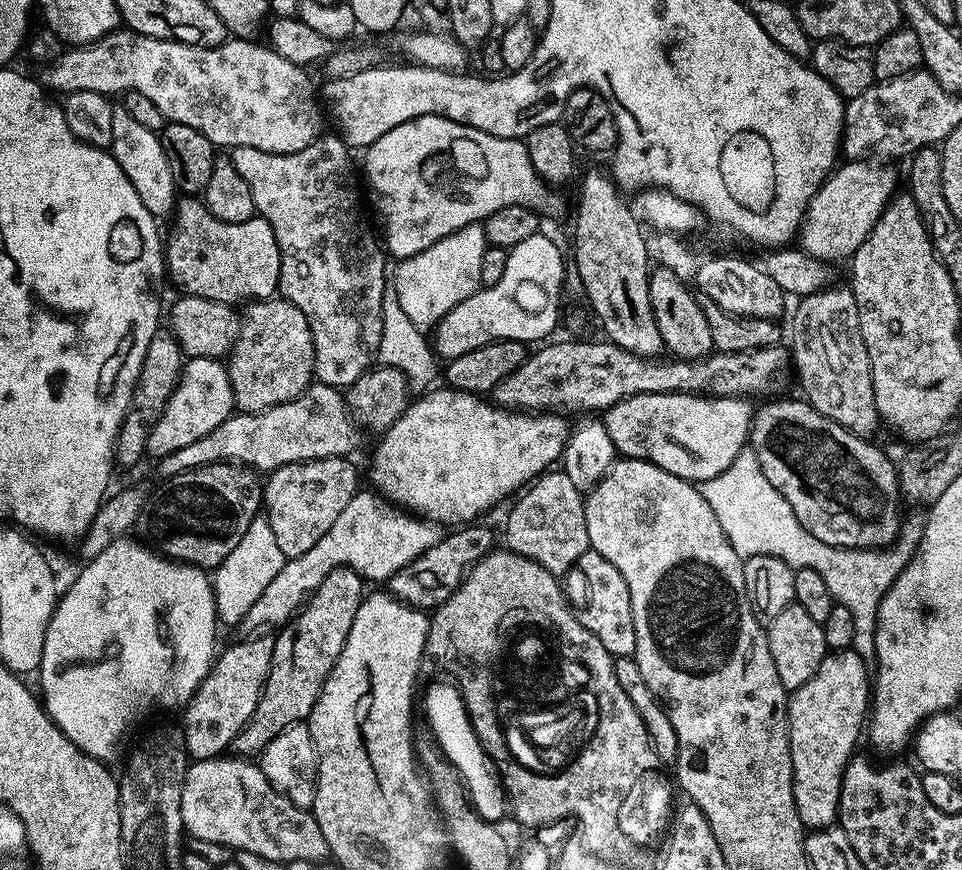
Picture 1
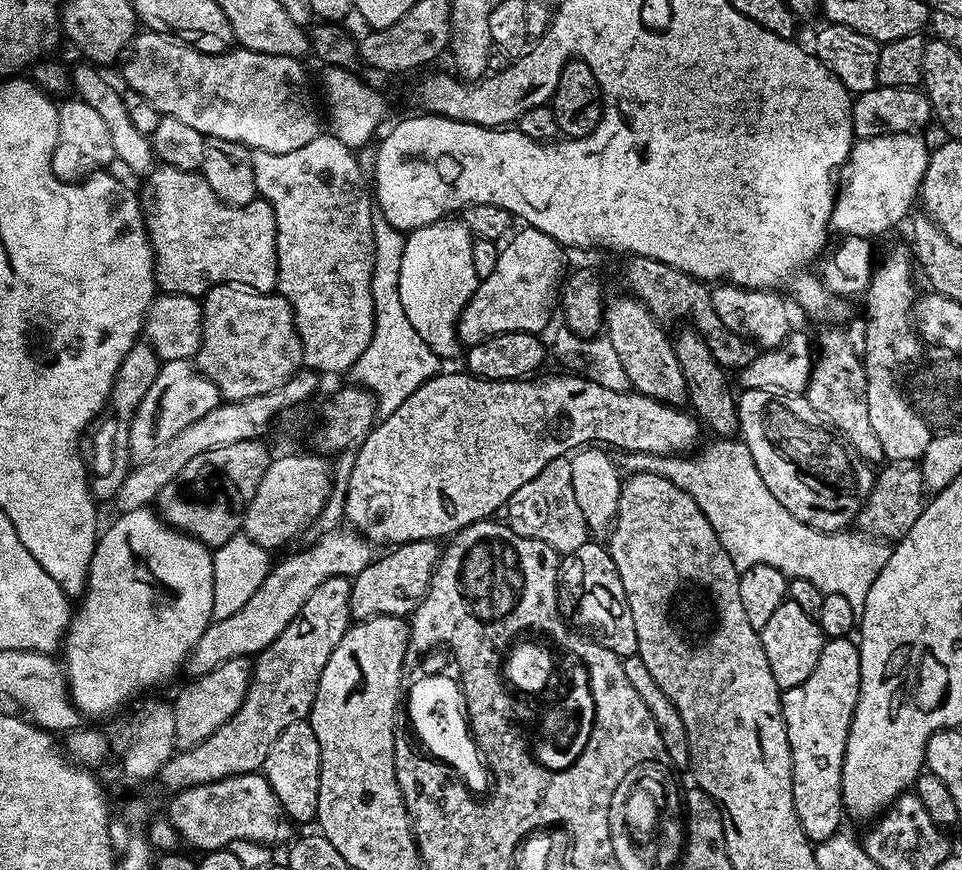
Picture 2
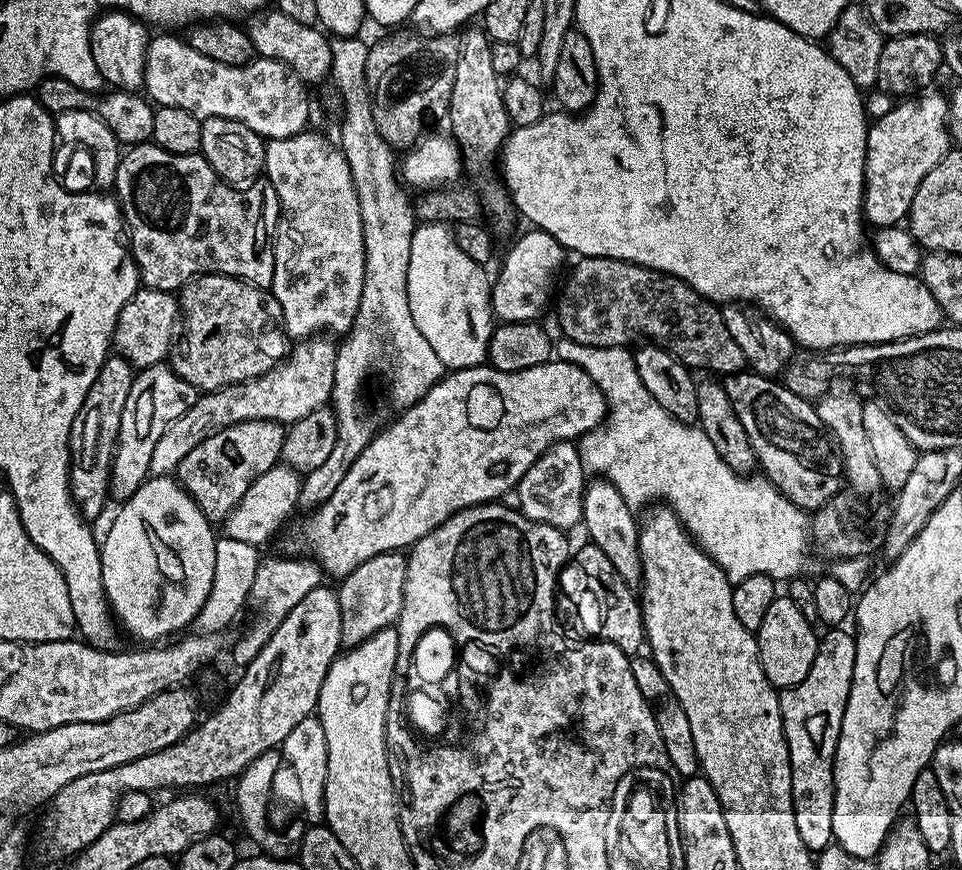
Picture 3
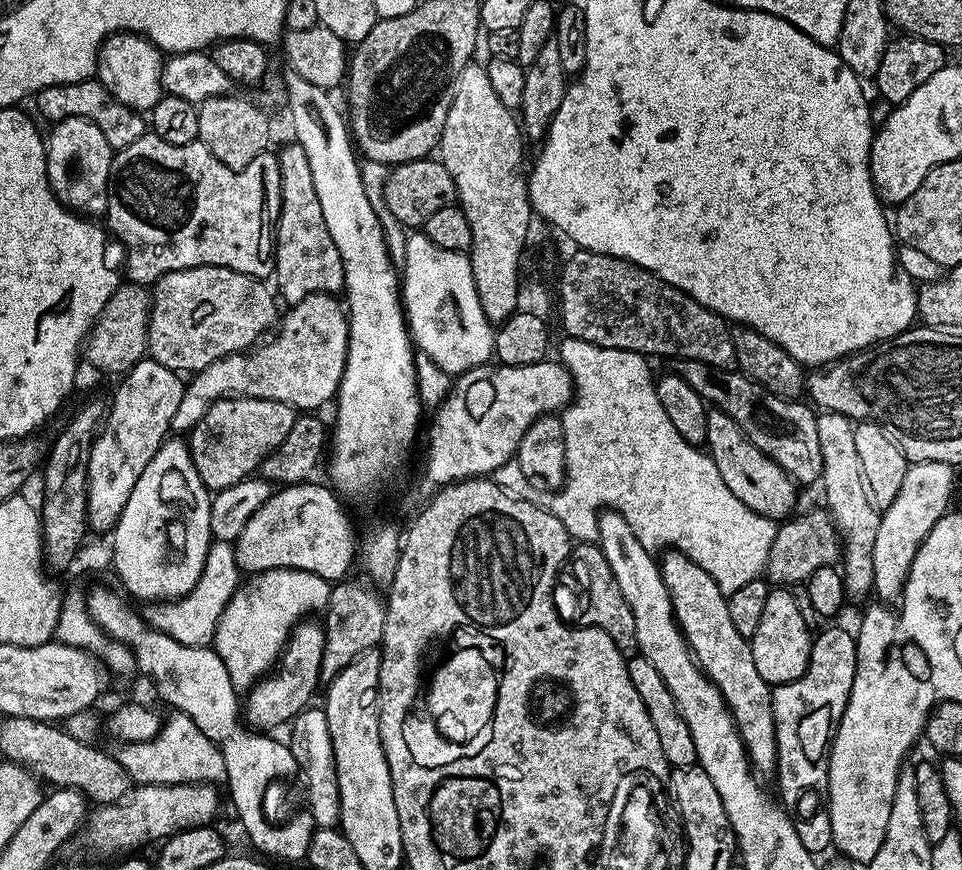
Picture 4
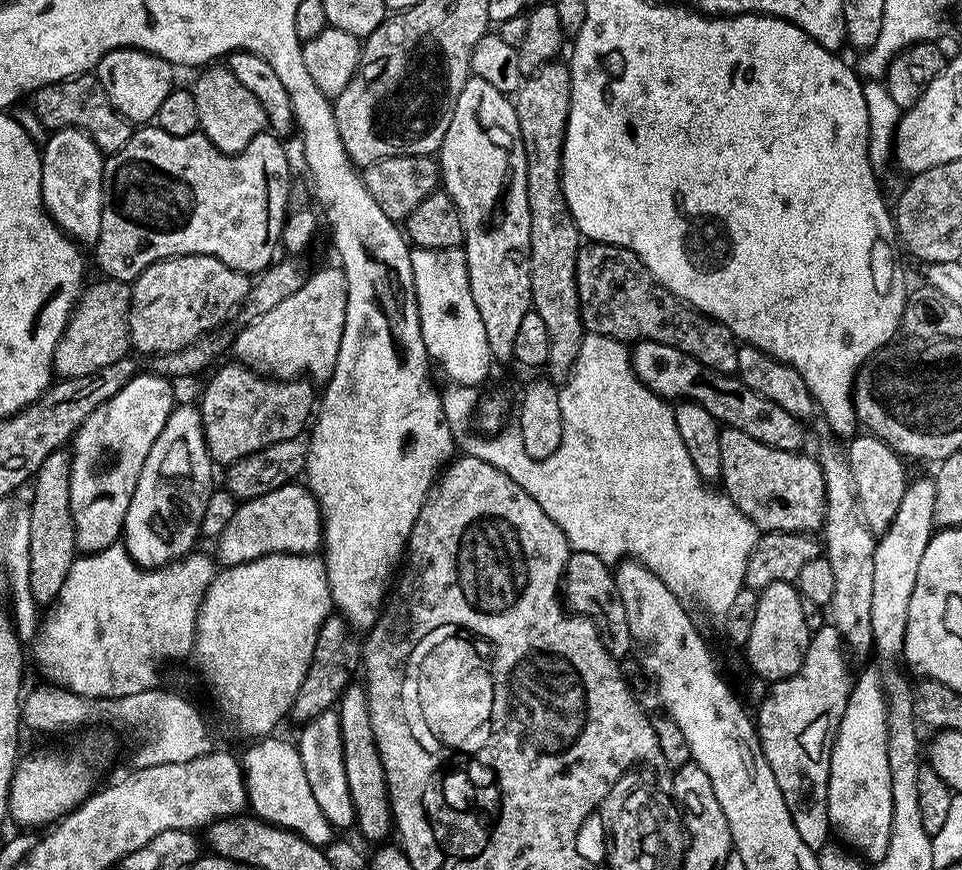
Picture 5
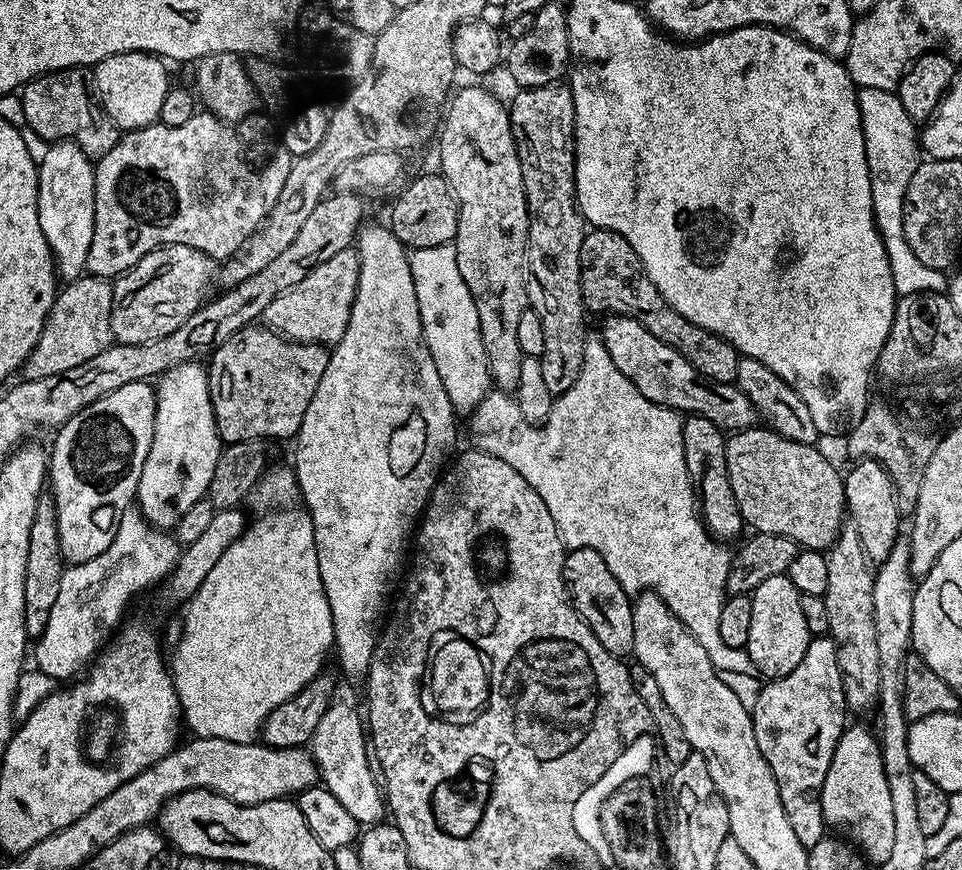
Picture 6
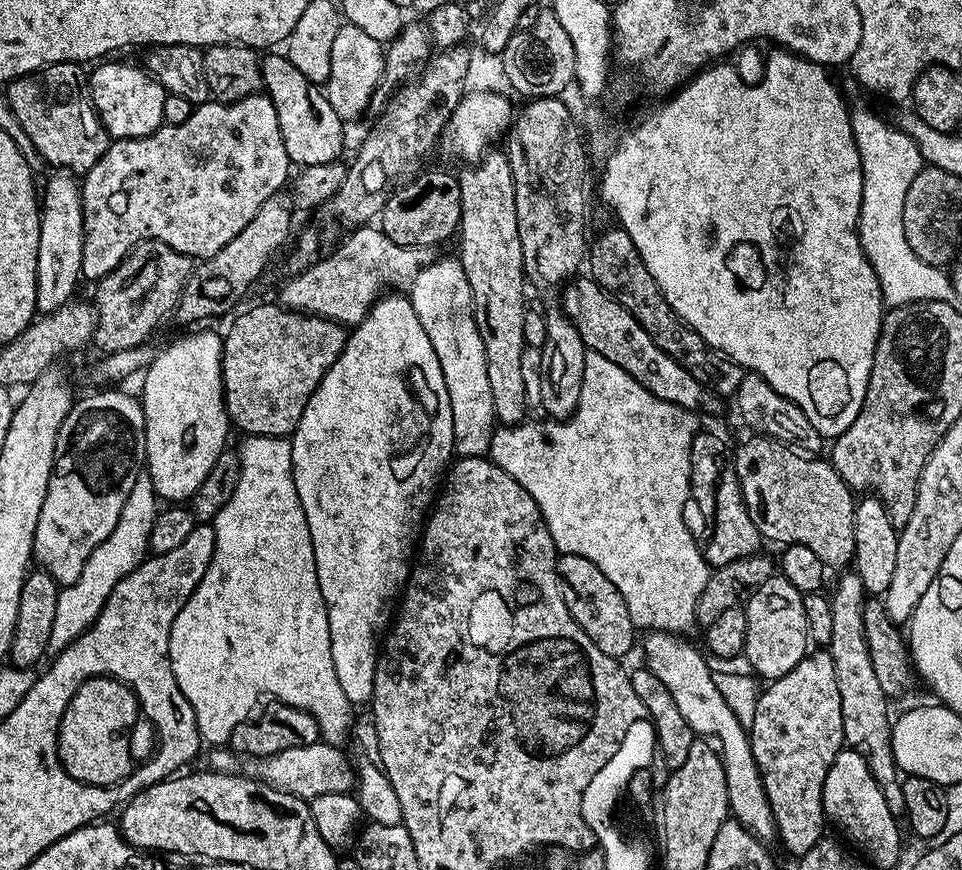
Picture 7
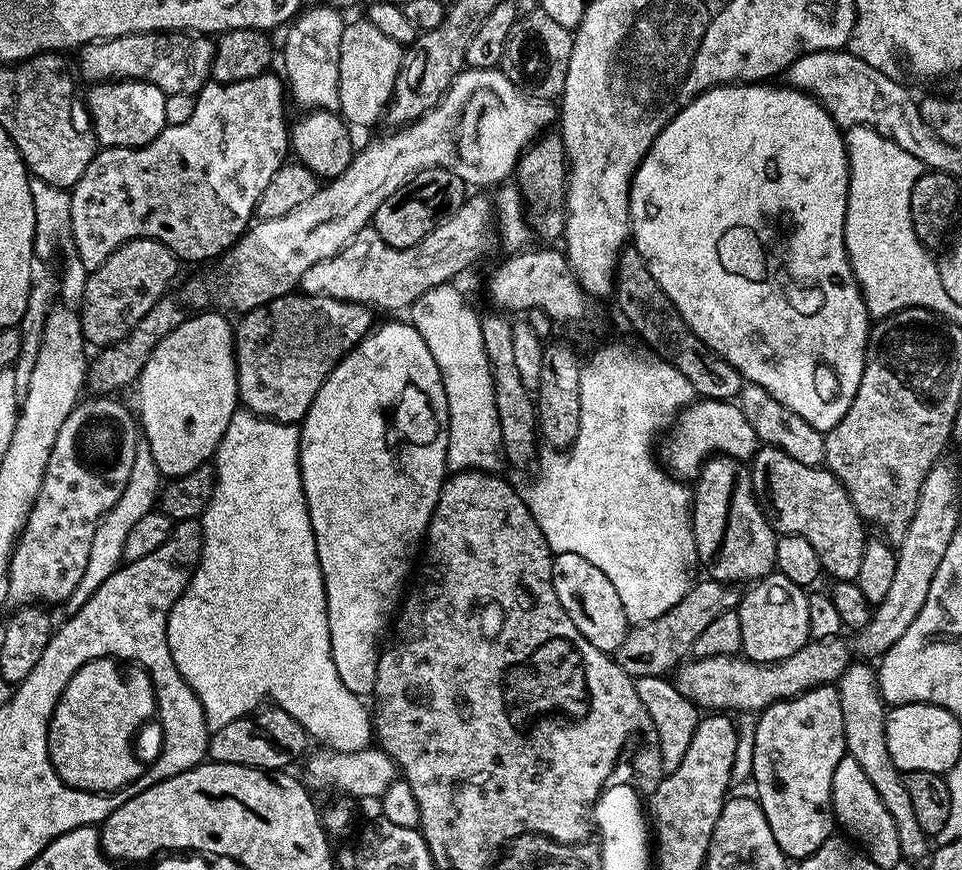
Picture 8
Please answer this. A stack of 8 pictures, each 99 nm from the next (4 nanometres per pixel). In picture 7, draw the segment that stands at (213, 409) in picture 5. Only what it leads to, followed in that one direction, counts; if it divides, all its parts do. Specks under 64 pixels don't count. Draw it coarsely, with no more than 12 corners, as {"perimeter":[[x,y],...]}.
{"perimeter":[[279,302],[223,333],[224,408],[291,437],[349,333]]}

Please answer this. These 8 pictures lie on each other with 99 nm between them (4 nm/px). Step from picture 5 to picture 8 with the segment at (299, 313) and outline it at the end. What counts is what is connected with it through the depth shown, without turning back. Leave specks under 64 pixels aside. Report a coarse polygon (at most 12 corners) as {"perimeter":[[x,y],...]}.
{"perimeter":[[484,196],[422,242],[369,226],[314,262],[298,288],[373,309],[411,309],[492,240]]}

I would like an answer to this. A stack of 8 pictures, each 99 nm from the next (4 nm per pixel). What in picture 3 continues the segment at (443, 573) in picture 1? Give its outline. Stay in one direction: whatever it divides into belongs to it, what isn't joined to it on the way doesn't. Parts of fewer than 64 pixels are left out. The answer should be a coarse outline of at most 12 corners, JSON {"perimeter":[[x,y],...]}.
{"perimeter":[[383,552],[339,581],[341,645],[395,625],[405,553]]}

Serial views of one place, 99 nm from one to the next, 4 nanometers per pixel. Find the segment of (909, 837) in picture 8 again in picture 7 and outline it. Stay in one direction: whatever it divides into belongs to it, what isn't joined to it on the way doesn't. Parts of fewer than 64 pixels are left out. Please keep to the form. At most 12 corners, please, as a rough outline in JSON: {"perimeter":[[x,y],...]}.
{"perimeter":[[855,571],[836,580],[826,651],[844,735],[903,813],[890,698],[874,674]]}

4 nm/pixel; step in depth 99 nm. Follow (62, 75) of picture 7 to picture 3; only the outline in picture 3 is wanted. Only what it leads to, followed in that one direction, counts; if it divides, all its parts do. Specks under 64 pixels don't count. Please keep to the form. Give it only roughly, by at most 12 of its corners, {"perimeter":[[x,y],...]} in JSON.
{"perimeter":[[50,76],[47,112],[93,111],[121,146],[151,141],[156,108],[140,92],[93,94]]}

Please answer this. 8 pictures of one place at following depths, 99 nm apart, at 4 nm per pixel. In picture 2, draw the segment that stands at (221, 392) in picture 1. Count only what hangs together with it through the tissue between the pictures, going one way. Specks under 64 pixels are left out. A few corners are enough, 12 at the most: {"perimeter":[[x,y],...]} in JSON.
{"perimeter":[[163,361],[132,415],[133,465],[210,414],[218,386]]}

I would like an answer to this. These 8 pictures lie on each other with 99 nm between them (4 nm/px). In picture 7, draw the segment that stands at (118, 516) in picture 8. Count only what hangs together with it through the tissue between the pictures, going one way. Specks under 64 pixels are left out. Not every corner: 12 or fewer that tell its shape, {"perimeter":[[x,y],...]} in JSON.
{"perimeter":[[142,474],[110,538],[60,588],[49,653],[91,628],[149,555],[158,497]]}

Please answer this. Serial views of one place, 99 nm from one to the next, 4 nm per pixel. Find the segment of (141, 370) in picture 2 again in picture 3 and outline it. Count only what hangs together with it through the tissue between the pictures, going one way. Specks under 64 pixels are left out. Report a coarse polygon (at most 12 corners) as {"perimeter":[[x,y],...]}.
{"perimeter":[[109,355],[70,430],[70,490],[85,521],[110,504],[134,377]]}

